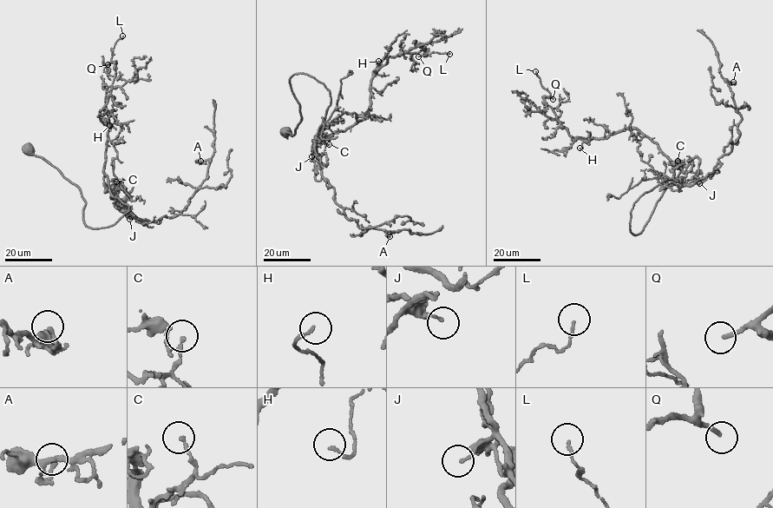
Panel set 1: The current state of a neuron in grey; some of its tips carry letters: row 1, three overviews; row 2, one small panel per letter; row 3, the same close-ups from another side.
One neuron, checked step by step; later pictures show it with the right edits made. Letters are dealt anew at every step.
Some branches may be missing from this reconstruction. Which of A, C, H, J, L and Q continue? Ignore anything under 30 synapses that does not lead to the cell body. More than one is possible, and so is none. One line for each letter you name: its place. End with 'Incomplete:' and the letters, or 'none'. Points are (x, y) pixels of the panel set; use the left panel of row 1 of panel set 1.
Q: place (108, 64)
Incomplete: Q

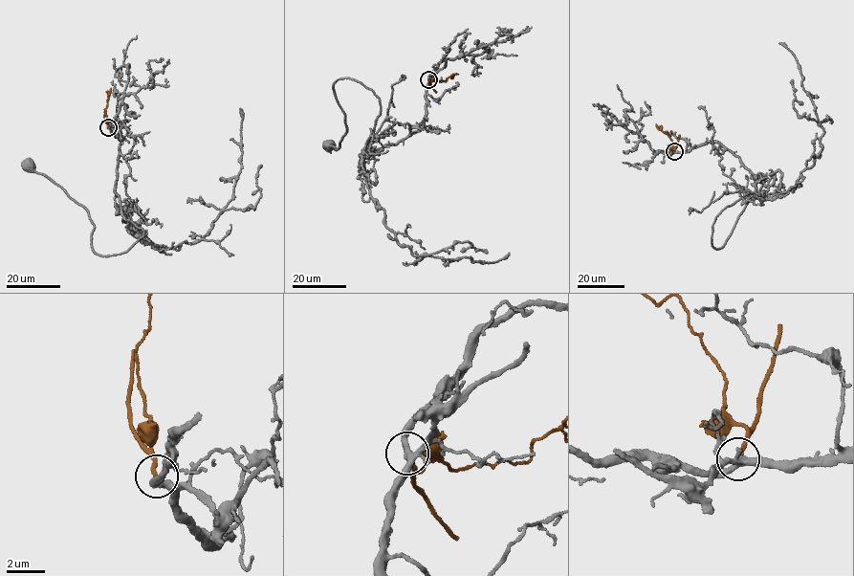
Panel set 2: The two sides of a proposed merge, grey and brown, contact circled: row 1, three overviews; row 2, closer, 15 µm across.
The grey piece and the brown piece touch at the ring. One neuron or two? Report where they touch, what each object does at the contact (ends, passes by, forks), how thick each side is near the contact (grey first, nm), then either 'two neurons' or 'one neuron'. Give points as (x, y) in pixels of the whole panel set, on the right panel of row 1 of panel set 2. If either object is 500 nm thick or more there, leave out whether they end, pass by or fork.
at (674, 151); grey passes by; brown ends there; 360 nm thick on the grey side, 200 nm on the other; one neuron

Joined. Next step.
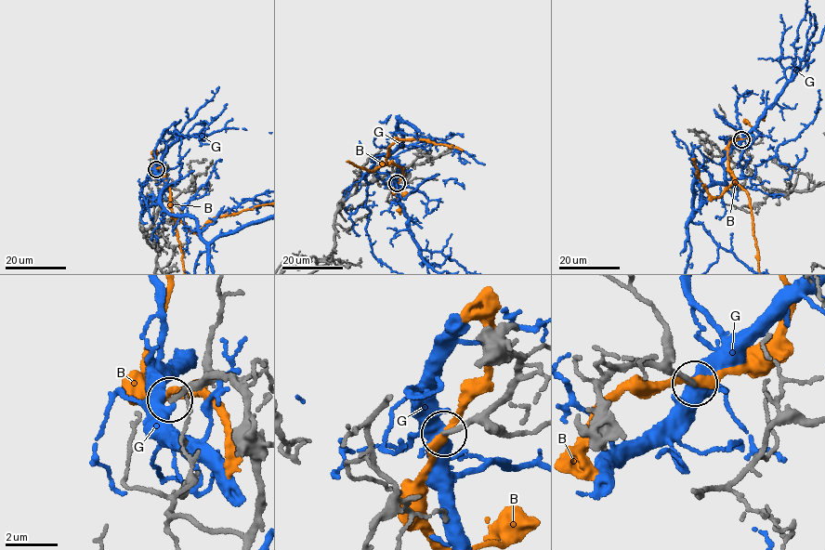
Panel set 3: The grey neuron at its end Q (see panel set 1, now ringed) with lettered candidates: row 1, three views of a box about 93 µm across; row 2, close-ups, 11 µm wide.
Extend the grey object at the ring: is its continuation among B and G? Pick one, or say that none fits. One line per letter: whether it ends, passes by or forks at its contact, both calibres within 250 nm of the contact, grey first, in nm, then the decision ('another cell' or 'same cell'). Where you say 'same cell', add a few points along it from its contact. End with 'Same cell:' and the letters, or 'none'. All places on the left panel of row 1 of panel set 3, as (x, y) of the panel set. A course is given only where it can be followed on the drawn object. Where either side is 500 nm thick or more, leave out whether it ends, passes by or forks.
B: it passes by | 220/240 nm | another cell
G: it forks | 200/440 nm | another cell
Same cell: none

